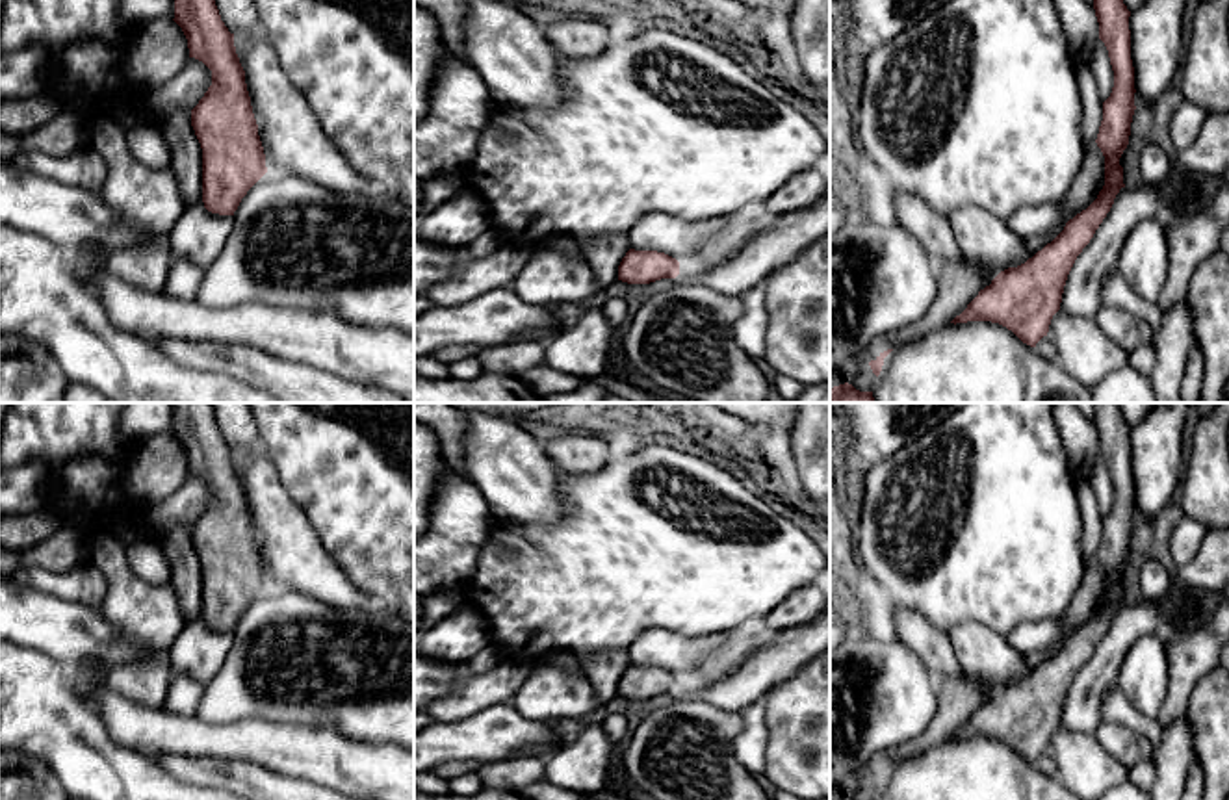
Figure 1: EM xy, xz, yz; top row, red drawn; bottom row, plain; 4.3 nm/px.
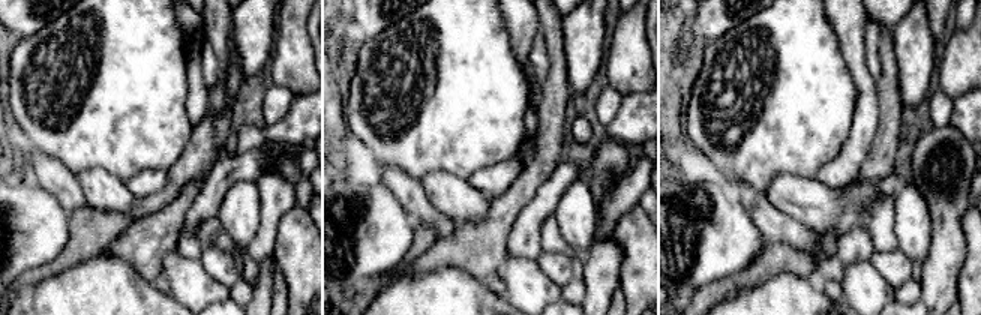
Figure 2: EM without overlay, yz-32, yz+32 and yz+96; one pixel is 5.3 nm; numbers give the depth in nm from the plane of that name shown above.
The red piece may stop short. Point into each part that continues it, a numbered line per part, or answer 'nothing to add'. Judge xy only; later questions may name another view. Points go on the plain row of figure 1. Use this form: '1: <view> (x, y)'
1: xy (186, 572)

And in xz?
1: xz (602, 669)

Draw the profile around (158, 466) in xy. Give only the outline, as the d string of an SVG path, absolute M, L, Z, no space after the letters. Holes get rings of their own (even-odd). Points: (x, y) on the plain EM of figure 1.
M154 434L137 440L126 464L126 497L130 507L147 514L173 496L188 475L188 455L175 436Z

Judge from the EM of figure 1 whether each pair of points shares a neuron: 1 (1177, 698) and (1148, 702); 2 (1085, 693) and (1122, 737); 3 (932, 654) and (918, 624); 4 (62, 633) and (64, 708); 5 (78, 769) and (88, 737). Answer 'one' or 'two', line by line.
1: two
2: two
3: one
4: two
5: one

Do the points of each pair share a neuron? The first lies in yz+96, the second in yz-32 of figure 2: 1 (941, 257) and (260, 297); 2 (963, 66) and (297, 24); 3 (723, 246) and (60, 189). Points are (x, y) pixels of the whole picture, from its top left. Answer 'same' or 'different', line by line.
1: same
2: same
3: different

